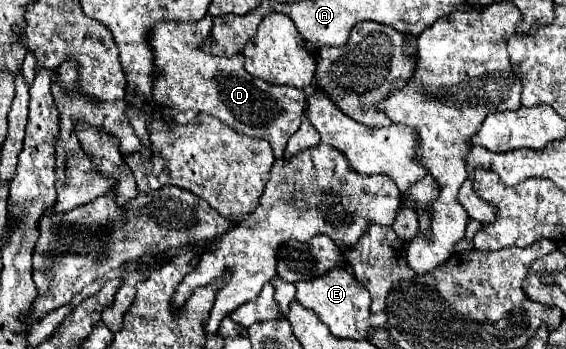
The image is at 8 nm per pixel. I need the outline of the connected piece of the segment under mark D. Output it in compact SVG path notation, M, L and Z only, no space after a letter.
M212 17L196 23L164 21L150 29L148 41L154 51L154 103L174 121L192 123L196 113L206 111L238 133L266 139L276 159L284 153L286 141L302 123L306 93L288 85L270 85L254 79L244 69L244 57L214 57L200 49L212 29Z

